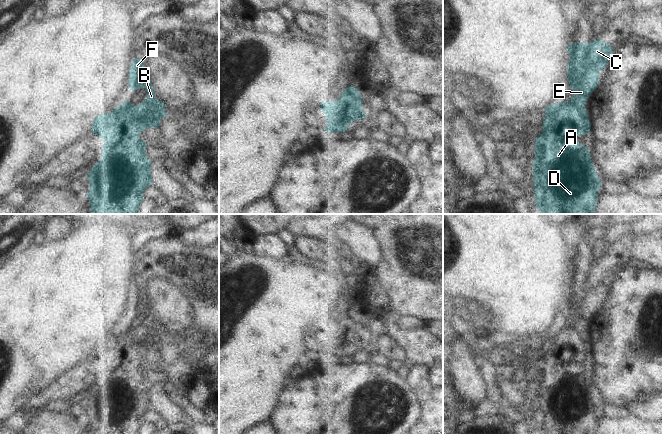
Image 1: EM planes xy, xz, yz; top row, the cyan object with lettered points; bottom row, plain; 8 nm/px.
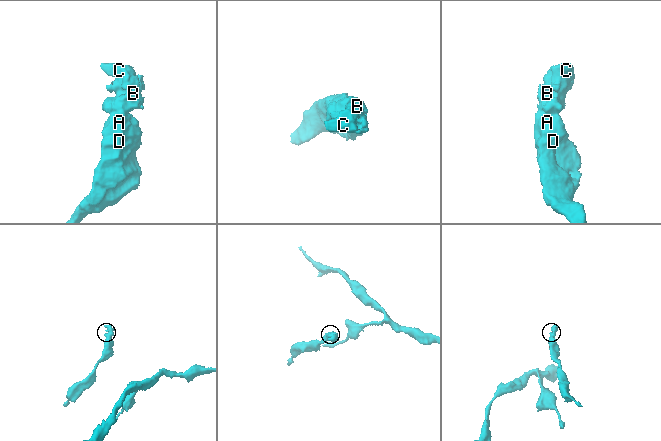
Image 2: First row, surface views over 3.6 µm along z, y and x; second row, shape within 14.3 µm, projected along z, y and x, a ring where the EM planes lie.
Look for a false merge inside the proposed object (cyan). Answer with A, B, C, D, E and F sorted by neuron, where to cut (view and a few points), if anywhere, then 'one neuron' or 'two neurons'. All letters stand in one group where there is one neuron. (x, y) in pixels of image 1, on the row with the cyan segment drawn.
groups A B C D E F; cut none; one neuron

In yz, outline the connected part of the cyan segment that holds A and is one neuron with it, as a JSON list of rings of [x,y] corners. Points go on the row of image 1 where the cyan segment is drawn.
[[[597,39],[591,43],[571,43],[567,47],[570,55],[567,66],[567,76],[573,96],[567,102],[550,104],[543,119],[543,132],[535,139],[535,157],[533,162],[533,188],[535,190],[535,204],[540,214],[595,214],[598,192],[601,182],[591,160],[587,146],[581,145],[576,138],[587,134],[591,129],[585,103],[590,94],[599,84],[599,72],[607,66],[609,57],[613,53],[611,45]]]

